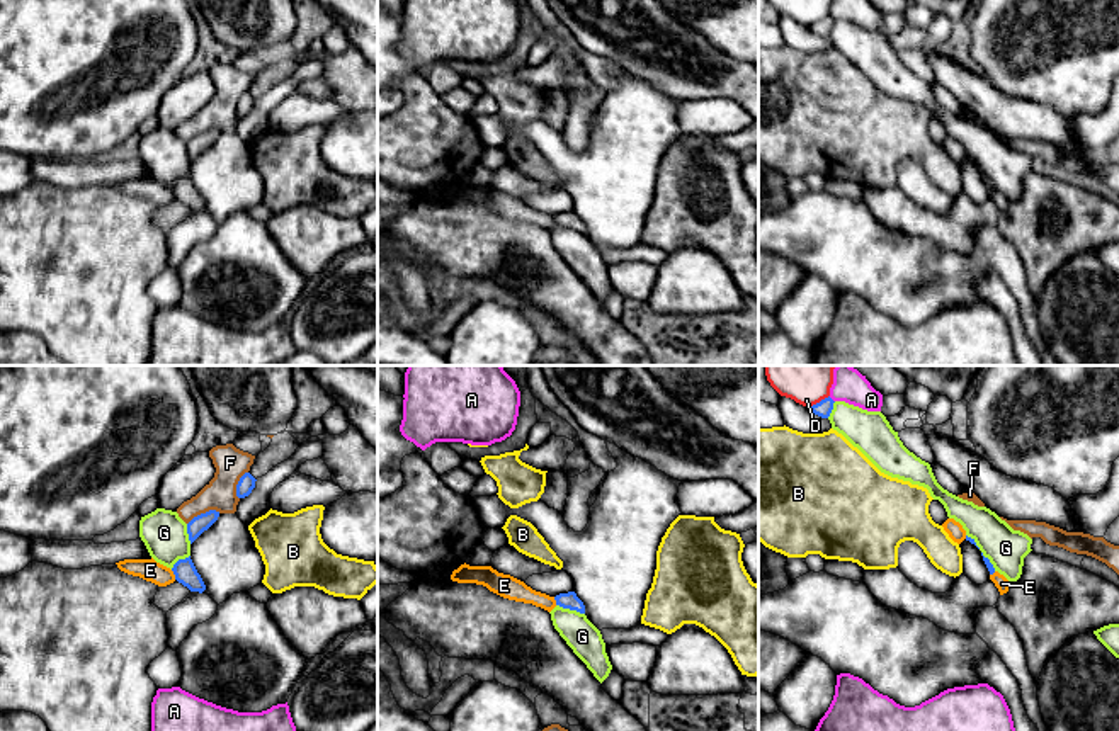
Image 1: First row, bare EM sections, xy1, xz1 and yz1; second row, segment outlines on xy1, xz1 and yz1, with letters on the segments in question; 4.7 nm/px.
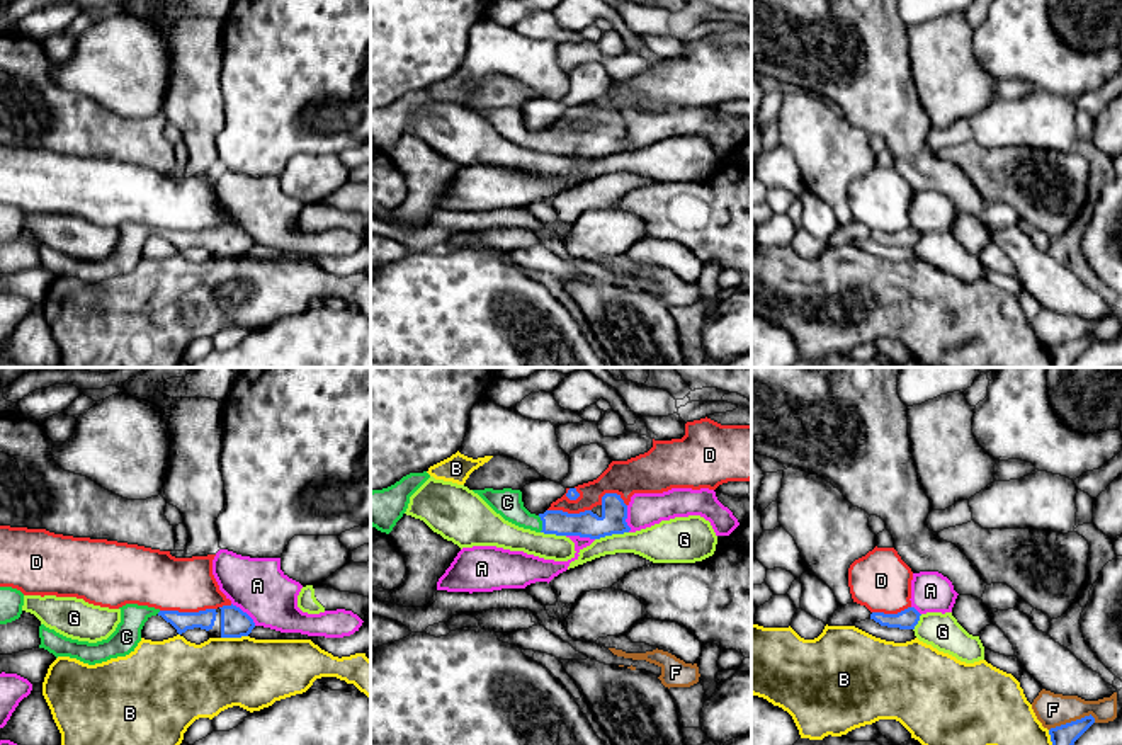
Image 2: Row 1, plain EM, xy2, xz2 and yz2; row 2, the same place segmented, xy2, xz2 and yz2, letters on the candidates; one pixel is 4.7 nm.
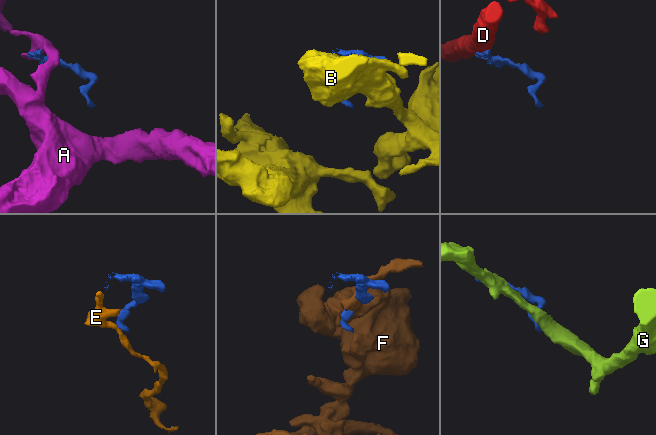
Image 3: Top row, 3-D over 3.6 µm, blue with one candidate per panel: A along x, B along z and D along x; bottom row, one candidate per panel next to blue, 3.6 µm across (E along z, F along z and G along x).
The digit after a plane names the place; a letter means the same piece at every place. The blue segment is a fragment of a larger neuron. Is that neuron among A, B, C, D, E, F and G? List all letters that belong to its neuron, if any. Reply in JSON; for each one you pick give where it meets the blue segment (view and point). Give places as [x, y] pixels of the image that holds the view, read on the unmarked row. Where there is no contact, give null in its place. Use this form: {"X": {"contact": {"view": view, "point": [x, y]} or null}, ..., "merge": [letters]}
{"C": {"contact": {"view": "xz2", "point": [543, 143]}}, "merge": ["C"]}

